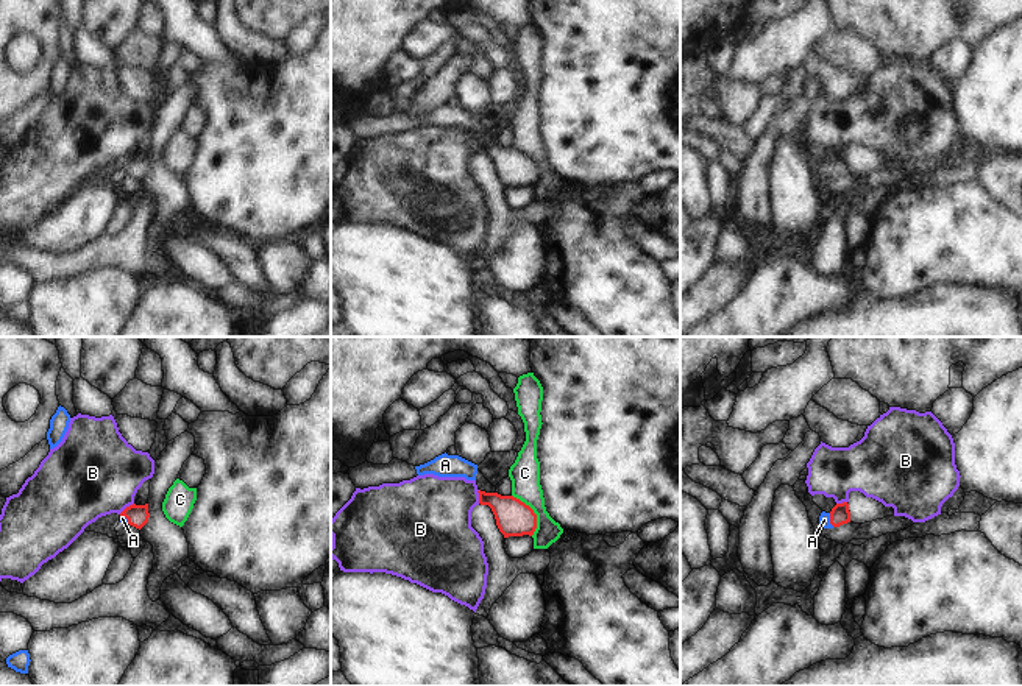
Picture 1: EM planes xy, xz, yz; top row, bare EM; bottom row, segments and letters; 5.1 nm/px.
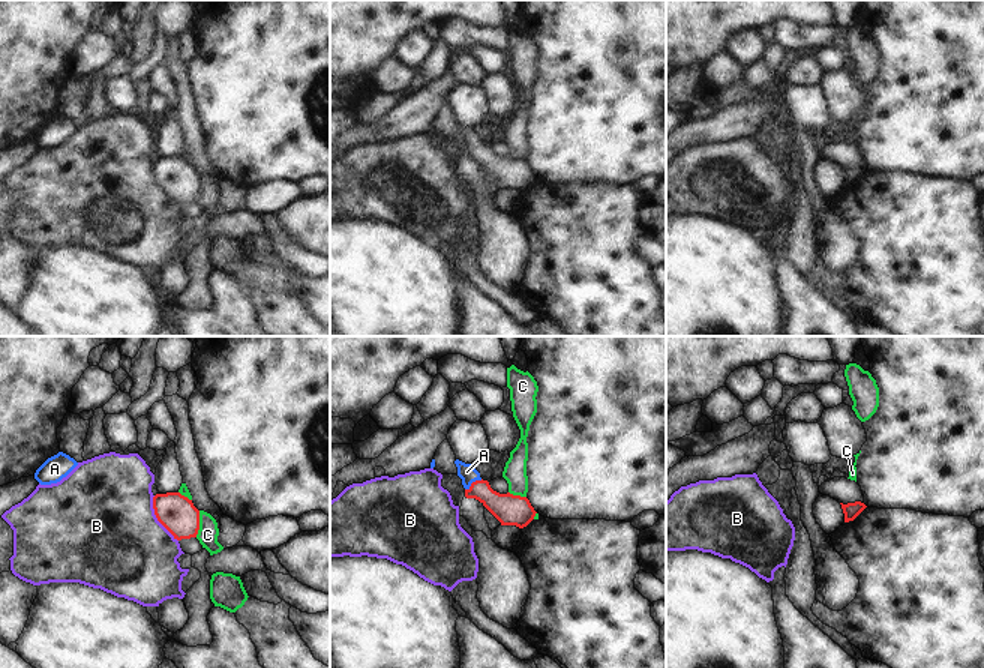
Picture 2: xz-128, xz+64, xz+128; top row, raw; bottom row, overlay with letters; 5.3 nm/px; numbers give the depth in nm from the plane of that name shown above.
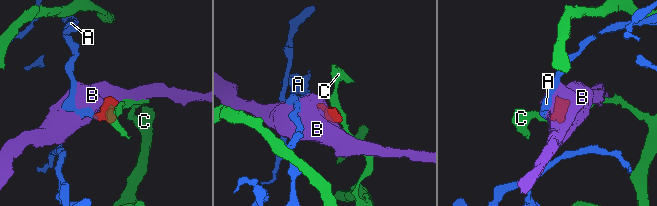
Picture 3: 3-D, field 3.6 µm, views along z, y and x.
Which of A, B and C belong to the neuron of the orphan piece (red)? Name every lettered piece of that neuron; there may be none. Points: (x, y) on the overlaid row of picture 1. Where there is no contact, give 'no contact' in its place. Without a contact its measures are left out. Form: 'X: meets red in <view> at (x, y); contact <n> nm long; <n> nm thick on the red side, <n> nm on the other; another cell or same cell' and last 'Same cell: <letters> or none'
A: meets red in yz at (830, 519); contact 80 nm long; 100 nm thick on the red side, 60 nm on the other; same cell
B: meets red in xy at (127, 507); contact 100 nm long; 110 nm thick on the red side, 460 nm on the other; another cell
C: meets red in xz at (534, 513); contact 240 nm long; 190 nm thick on the red side, 160 nm on the other; another cell
Same cell: A

